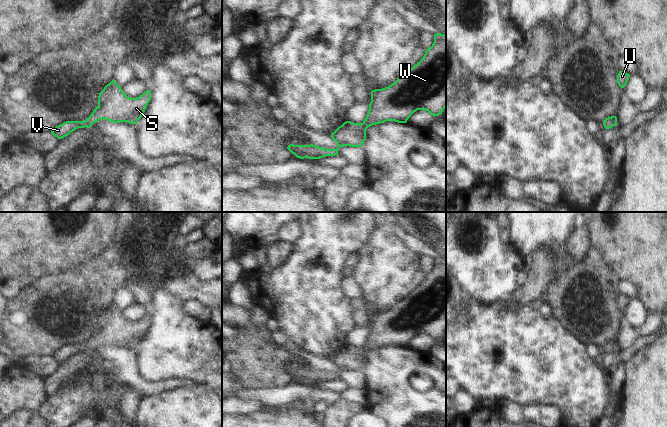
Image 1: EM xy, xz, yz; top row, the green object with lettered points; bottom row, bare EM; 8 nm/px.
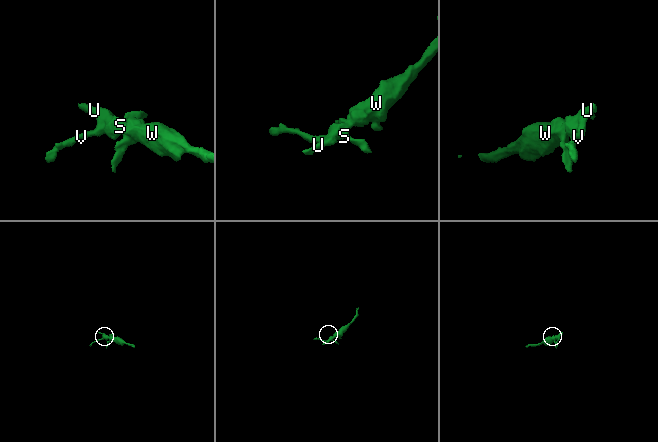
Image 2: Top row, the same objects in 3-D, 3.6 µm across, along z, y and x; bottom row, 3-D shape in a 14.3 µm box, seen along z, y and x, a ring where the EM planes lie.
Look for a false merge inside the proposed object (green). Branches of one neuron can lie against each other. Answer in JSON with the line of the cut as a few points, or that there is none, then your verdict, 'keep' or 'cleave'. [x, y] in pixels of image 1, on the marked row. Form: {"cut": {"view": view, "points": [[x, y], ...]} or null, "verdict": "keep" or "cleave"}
{"cut": null, "verdict": "keep"}

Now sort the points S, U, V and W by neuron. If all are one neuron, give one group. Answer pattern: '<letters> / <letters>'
S U V W

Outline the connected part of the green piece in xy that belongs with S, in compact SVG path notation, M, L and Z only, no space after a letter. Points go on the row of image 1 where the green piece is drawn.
M113 79L99 93L98 106L85 121L66 121L56 126L51 131L51 134L58 139L62 139L78 128L90 128L100 119L114 123L128 122L137 124L150 100L150 90L137 98L130 98Z

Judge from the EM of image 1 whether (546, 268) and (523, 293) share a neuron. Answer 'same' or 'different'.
same

